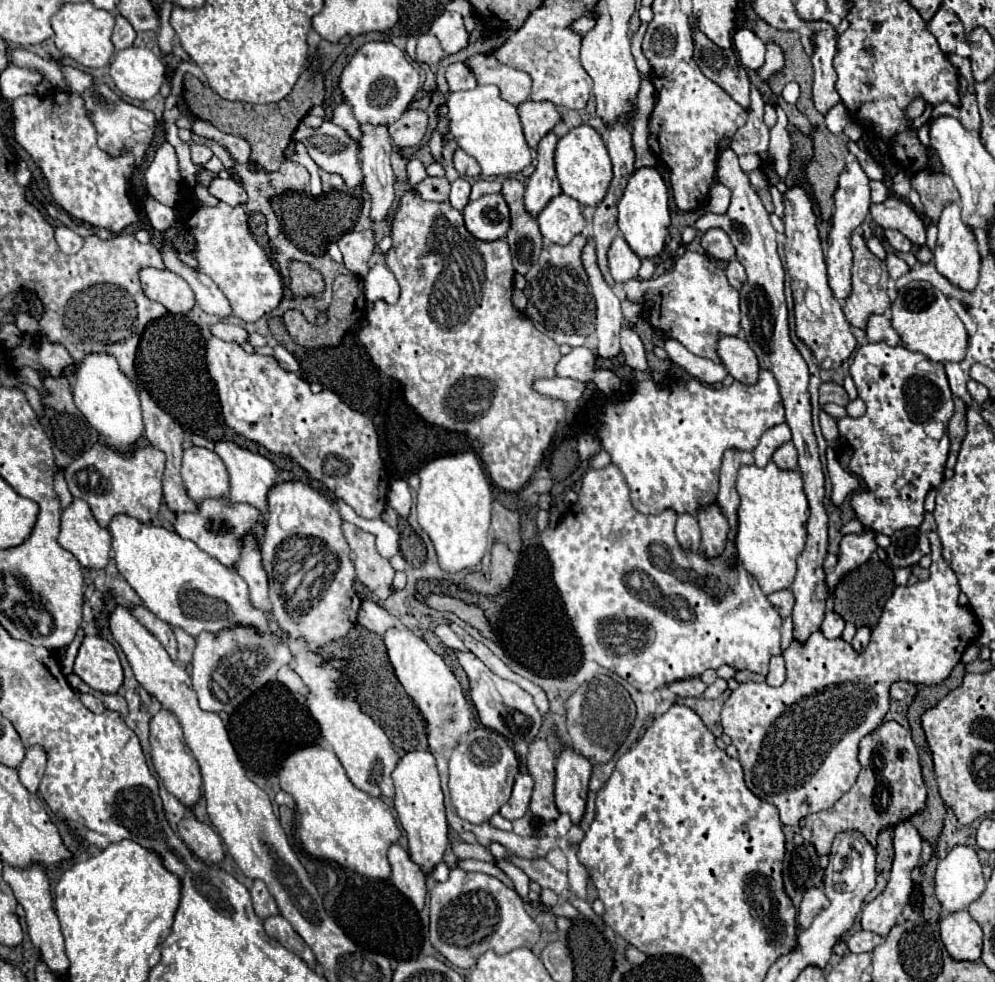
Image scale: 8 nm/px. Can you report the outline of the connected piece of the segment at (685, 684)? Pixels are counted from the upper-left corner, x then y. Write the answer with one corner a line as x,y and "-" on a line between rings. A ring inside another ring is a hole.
687,678
687,680
677,680
669,684
669,690
677,696
701,696
705,688
707,686
701,678

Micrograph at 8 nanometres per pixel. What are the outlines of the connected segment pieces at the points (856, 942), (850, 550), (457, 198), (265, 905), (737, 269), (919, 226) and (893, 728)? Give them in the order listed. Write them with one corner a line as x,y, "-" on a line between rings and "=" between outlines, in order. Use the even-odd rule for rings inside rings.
859,930
855,932
849,940
847,946
851,952
871,952
875,946
879,946
883,942
883,936
875,934
875,932
867,932
867,930
=
863,530
859,534
847,534
841,538
839,544
839,554
837,554
837,564
831,572
825,574
825,582
829,592
835,590
835,584
839,584
839,580
859,568
859,564
865,564
871,554
877,550
877,542
875,542
875,532
873,530
=
457,178
451,184
451,196
449,196
451,206
457,210
463,210
469,202
469,192
471,192
471,184
465,178
=
255,880
253,888
251,888
251,898
253,898
253,908
255,908
255,914
259,916
259,920
265,920
269,916
279,914
279,908
277,908
273,896
269,894
265,882
=
731,260
731,262
729,262
725,274
727,274
727,280
729,280
729,284
731,284
733,288
739,290
739,288
743,286
743,282
745,282
745,272
743,272
743,266
741,266
737,260
=
889,196
883,204
871,204
871,218
881,228
899,230
913,244
925,244
925,226
921,216
913,210
913,206
905,204
905,200
897,196
=
893,720
883,722
877,730
873,730
859,742
859,764
861,764
861,772
855,786
833,804
833,810
831,808
821,810
805,818
813,834
811,842
817,848
819,856
829,854
831,844
839,832
851,832
851,830
863,832
869,844
875,846
877,834
883,828
895,826
899,820
893,818
901,818
903,808
907,808
907,818
911,818
915,812
921,812
925,808
927,792
921,776
919,752
907,728
903,728

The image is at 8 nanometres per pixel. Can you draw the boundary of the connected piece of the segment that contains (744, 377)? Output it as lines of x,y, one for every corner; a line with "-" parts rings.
719,336
717,340
717,356
725,370
739,382
755,384
759,362
749,344
737,336

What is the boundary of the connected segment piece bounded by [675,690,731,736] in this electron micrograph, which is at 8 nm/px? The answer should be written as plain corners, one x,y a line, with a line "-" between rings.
725,690
719,698
715,700
707,700
707,698
675,698
677,704
685,704
691,710
695,710
699,714
699,718
703,720
703,724
715,734
721,736
723,728
719,722
719,714
721,714
721,704
725,704
725,700
729,698
731,690

